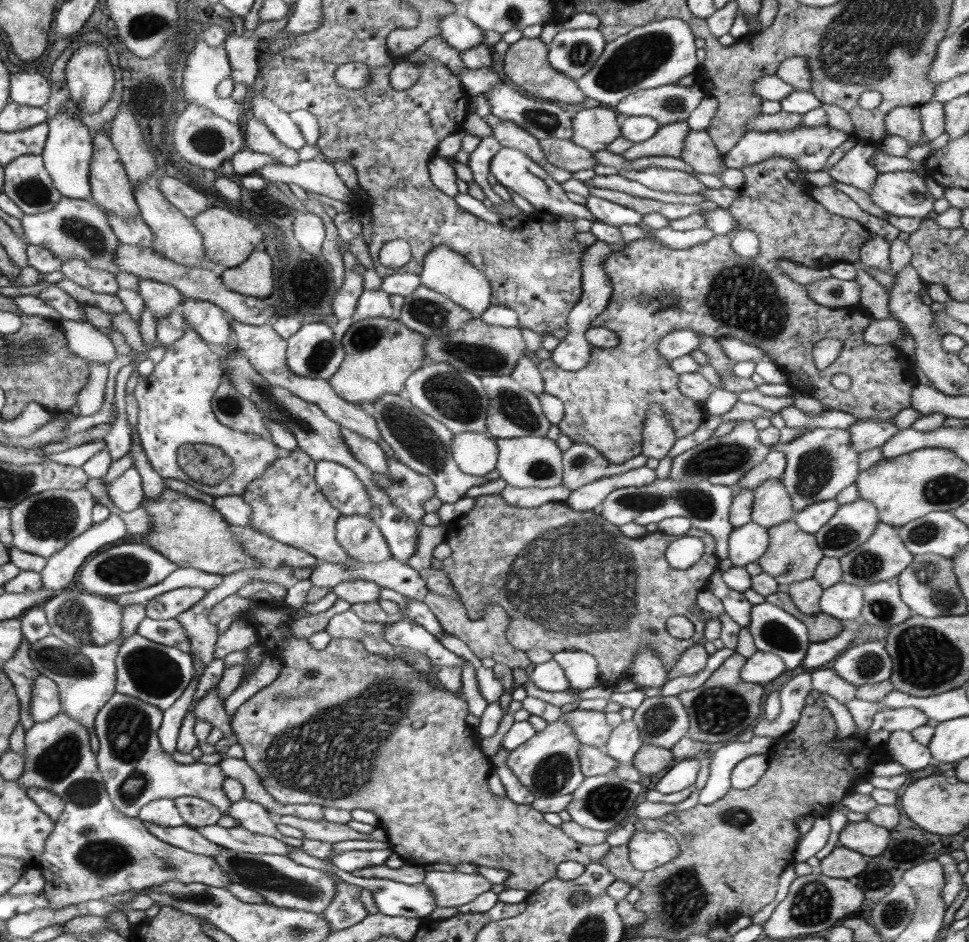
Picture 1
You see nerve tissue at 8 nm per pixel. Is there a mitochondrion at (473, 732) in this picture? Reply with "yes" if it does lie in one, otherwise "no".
no

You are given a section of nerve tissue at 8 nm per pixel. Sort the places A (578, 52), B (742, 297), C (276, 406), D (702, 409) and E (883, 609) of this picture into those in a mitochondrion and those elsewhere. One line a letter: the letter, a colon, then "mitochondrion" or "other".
A: mitochondrion
B: mitochondrion
C: mitochondrion
D: other
E: mitochondrion

